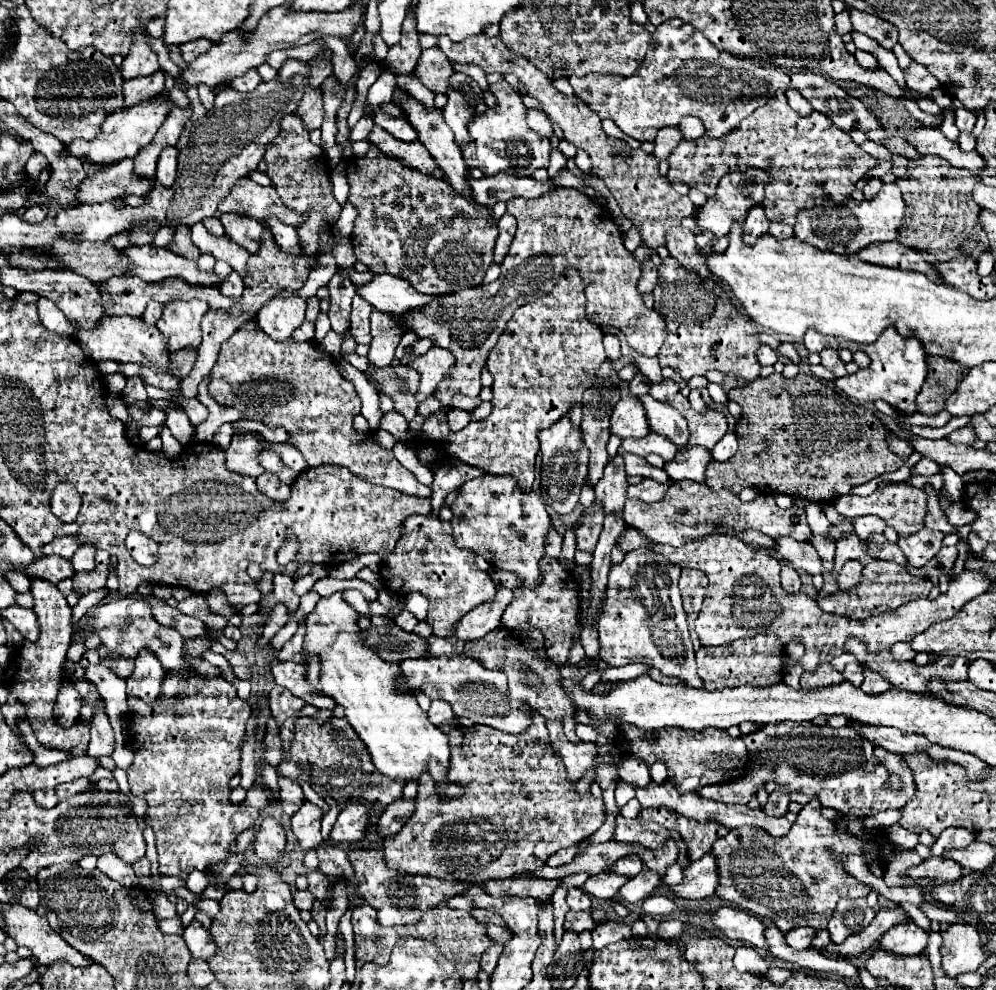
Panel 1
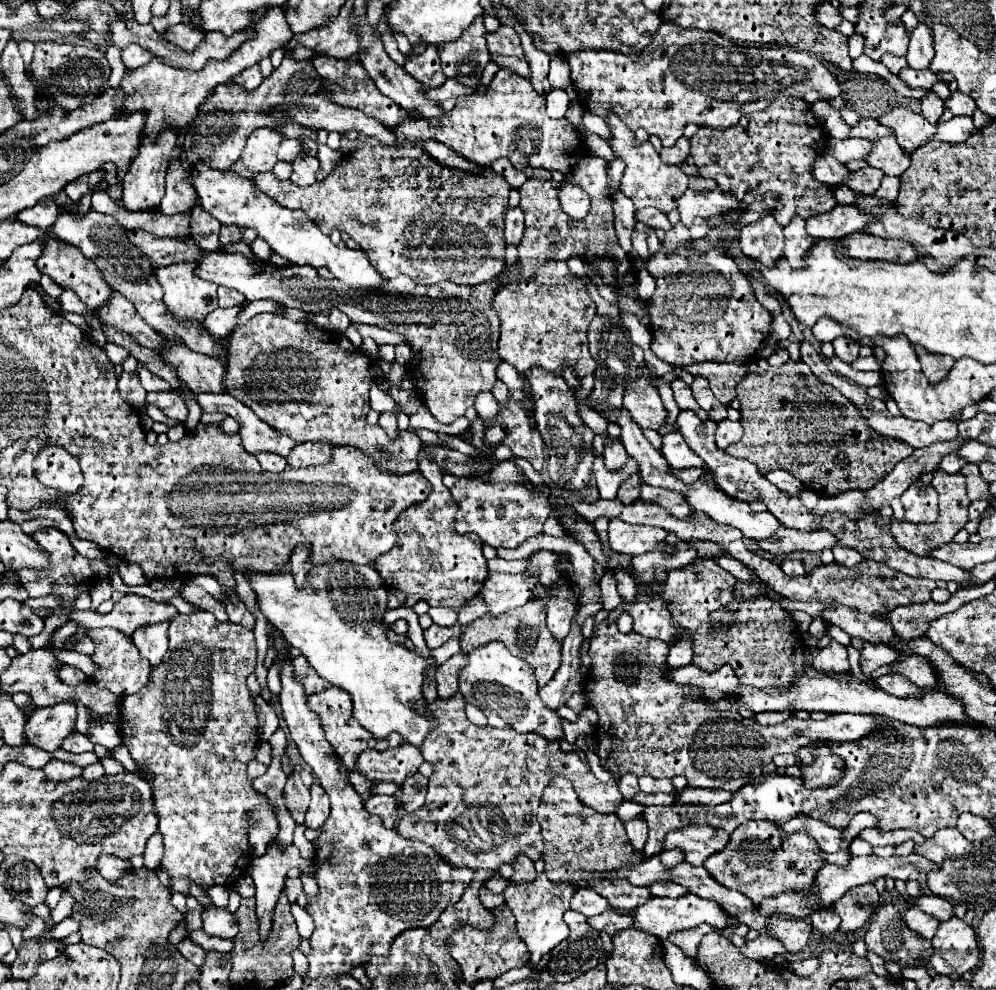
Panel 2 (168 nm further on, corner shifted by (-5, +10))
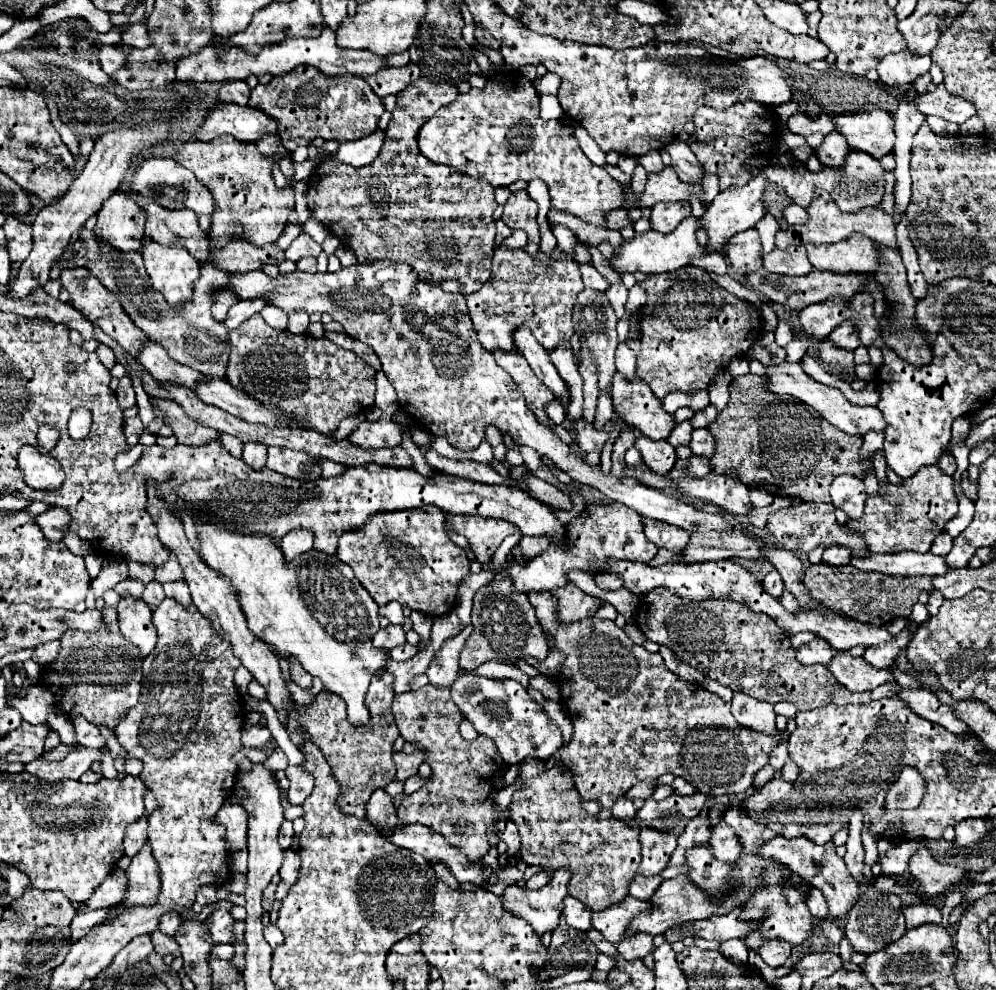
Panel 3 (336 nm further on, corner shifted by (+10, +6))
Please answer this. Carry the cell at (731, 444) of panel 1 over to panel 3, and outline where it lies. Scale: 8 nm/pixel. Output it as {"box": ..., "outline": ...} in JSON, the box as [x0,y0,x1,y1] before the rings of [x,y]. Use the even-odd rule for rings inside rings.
{"box":[690,428,714,458],"outline":[[[698,428],[692,432],[692,444],[690,444],[692,452],[698,456],[706,456],[712,458],[714,454],[714,438],[706,428]]]}

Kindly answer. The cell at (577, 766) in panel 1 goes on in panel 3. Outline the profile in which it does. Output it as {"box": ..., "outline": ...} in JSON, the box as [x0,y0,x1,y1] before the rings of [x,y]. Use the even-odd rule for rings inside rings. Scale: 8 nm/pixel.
{"box":[552,584,600,626],"outline":[[[566,584],[562,588],[552,590],[552,594],[558,598],[558,618],[566,626],[568,622],[592,618],[596,610],[600,608],[600,598],[594,598],[574,584]]]}

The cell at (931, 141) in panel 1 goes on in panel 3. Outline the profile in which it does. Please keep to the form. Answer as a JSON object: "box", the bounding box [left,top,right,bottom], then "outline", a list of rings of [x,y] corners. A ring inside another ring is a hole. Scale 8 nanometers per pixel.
{"box":[832,110,894,158],"outline":[[[886,110],[870,112],[846,112],[832,118],[836,132],[840,132],[848,146],[868,152],[874,158],[882,158],[894,148],[894,118]]]}

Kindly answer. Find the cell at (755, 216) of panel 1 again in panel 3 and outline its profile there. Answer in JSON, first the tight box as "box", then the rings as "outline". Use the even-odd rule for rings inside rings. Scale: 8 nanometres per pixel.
{"box":[726,228,762,274],"outline":[[[754,228],[732,236],[728,240],[726,248],[728,248],[728,260],[738,274],[756,272],[762,268],[762,256],[760,256],[762,244],[760,244],[760,236]]]}

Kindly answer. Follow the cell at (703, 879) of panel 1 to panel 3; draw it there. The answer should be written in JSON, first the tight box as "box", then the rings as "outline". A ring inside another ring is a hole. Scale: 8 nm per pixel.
{"box":[628,874,660,900],"outline":[[[636,874],[636,878],[632,880],[632,886],[628,888],[630,896],[634,898],[640,898],[640,900],[648,900],[660,886],[660,876],[652,876],[652,878],[646,878],[646,876],[640,876]]]}

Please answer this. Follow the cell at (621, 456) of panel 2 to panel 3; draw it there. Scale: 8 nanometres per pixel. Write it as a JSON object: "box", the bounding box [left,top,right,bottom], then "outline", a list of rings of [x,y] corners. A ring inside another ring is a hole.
{"box":[560,398,608,452],"outline":[[[562,398],[560,402],[562,402],[564,410],[566,410],[566,420],[564,420],[562,424],[566,426],[568,432],[570,432],[570,430],[576,432],[576,442],[578,442],[578,446],[582,448],[582,452],[602,450],[604,444],[606,444],[606,440],[608,440],[608,434],[596,430],[594,424],[592,424],[592,422],[586,422],[584,418],[578,418],[576,422],[572,422],[570,416],[568,416],[568,404],[570,404],[570,400],[568,400],[568,398]]]}

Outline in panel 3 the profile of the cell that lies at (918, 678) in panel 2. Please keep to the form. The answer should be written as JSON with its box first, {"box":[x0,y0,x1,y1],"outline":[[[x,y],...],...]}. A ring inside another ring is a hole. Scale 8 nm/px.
{"box":[828,652,894,692],"outline":[[[838,652],[828,664],[828,670],[842,686],[846,686],[852,692],[874,690],[876,686],[882,686],[894,680],[888,670],[874,668],[868,662],[864,662],[864,658],[852,656],[848,652]]]}

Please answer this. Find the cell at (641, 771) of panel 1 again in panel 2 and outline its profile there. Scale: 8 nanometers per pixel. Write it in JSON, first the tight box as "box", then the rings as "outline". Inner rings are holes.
{"box":[639,778,673,794],"outline":[[[639,778],[639,788],[643,790],[643,792],[667,792],[667,794],[671,794],[673,790],[671,790],[671,780],[659,780],[659,778]]]}

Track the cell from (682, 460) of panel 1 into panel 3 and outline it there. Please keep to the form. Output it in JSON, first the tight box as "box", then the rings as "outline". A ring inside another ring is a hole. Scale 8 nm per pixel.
{"box":[634,436,676,474],"outline":[[[638,436],[638,440],[634,442],[634,448],[640,450],[644,464],[656,470],[656,474],[668,474],[676,462],[676,452],[666,440],[656,442],[656,440]]]}

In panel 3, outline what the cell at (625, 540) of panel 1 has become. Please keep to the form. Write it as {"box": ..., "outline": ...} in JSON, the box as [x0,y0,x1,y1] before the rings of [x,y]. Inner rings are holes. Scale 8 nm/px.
{"box":[510,502,658,592],"outline":[[[612,502],[610,504],[590,504],[584,516],[572,518],[566,524],[566,546],[550,544],[540,556],[532,558],[526,566],[512,564],[510,576],[514,578],[514,588],[522,592],[530,590],[554,590],[556,586],[568,584],[570,570],[582,570],[588,574],[598,574],[608,568],[608,560],[632,560],[648,562],[656,556],[658,546],[652,546],[642,532],[642,518],[626,505]]]}

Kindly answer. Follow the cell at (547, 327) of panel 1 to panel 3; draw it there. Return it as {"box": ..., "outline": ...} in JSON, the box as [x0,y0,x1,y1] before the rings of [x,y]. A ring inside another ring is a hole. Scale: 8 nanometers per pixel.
{"box":[466,246,584,352],"outline":[[[500,246],[492,258],[490,280],[484,282],[478,292],[466,296],[466,304],[480,344],[486,350],[492,352],[500,348],[504,352],[516,352],[512,332],[518,326],[526,326],[532,330],[534,338],[550,352],[560,340],[572,338],[572,308],[582,288],[584,284],[578,262],[574,262],[574,258],[560,248],[554,248],[552,254],[540,250],[536,256],[532,256],[524,248],[510,250]]]}

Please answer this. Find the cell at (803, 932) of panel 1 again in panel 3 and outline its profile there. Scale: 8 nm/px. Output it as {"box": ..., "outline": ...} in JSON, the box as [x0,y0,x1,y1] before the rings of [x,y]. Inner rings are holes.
{"box":[758,940,792,968],"outline":[[[770,940],[770,942],[766,942],[766,944],[758,950],[760,958],[762,958],[770,968],[784,966],[786,960],[788,960],[788,956],[790,956],[790,952],[792,952],[792,946],[790,946],[788,942],[784,942],[784,940]]]}

